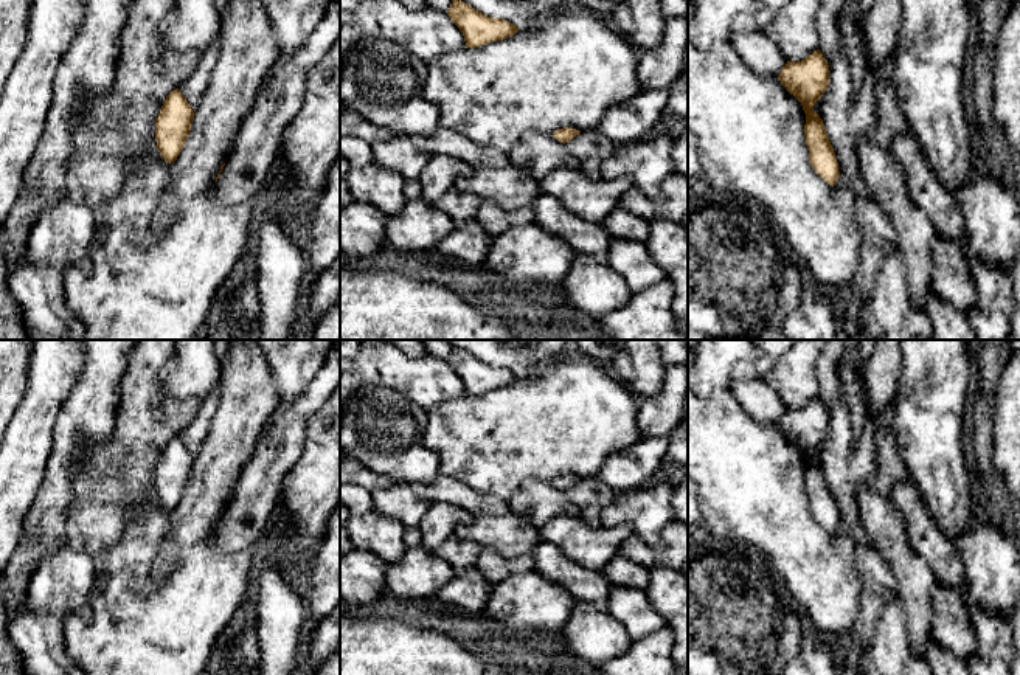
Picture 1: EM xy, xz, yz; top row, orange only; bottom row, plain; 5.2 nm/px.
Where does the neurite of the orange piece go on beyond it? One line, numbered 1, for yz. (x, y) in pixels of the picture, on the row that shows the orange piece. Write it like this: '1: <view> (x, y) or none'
1: none

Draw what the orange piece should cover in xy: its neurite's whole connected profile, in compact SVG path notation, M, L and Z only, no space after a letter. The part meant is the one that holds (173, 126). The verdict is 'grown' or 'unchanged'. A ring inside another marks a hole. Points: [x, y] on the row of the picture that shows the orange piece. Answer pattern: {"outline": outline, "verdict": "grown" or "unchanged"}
{"outline": "M172 90L155 119L155 141L161 158L166 163L174 163L180 155L191 130L194 110L180 93Z", "verdict": "unchanged"}

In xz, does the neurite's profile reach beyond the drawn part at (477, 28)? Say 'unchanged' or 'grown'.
unchanged

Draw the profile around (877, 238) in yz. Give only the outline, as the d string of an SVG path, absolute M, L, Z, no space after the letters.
M840 174L832 186L838 205L851 214L860 237L860 267L852 287L862 304L869 298L885 256L896 247L891 222L877 200L871 196L855 197Z

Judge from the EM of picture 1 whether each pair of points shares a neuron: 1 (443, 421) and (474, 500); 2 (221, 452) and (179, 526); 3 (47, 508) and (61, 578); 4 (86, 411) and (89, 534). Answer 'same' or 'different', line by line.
1: different
2: same
3: different
4: different

